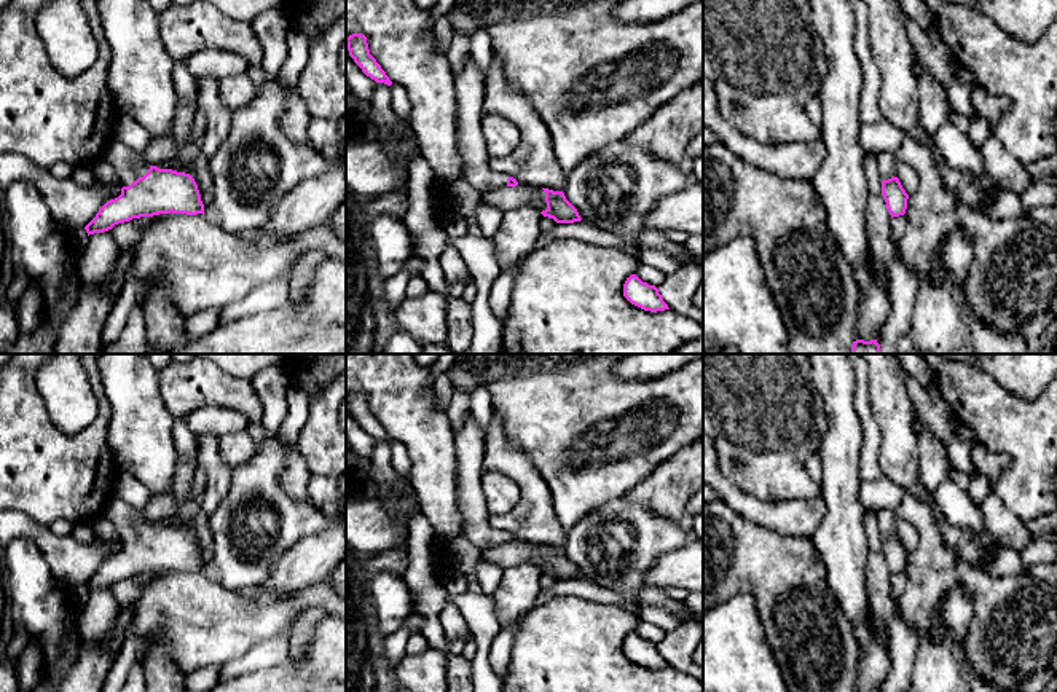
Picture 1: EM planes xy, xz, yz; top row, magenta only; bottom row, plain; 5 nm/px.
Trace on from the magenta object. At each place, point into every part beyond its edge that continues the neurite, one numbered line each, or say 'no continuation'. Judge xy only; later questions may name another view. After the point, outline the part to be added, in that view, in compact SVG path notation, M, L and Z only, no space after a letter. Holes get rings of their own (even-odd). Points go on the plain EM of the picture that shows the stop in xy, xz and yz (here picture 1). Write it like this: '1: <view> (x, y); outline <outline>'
1: xy (129, 522); outline M115 496L110 497L104 515L113 523L123 544L129 544L150 526L150 520L143 517L140 509Z

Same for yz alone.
1: yz (887, 522); outline M883 509L877 512L878 529L882 537L898 534L898 518L894 517L893 509Z

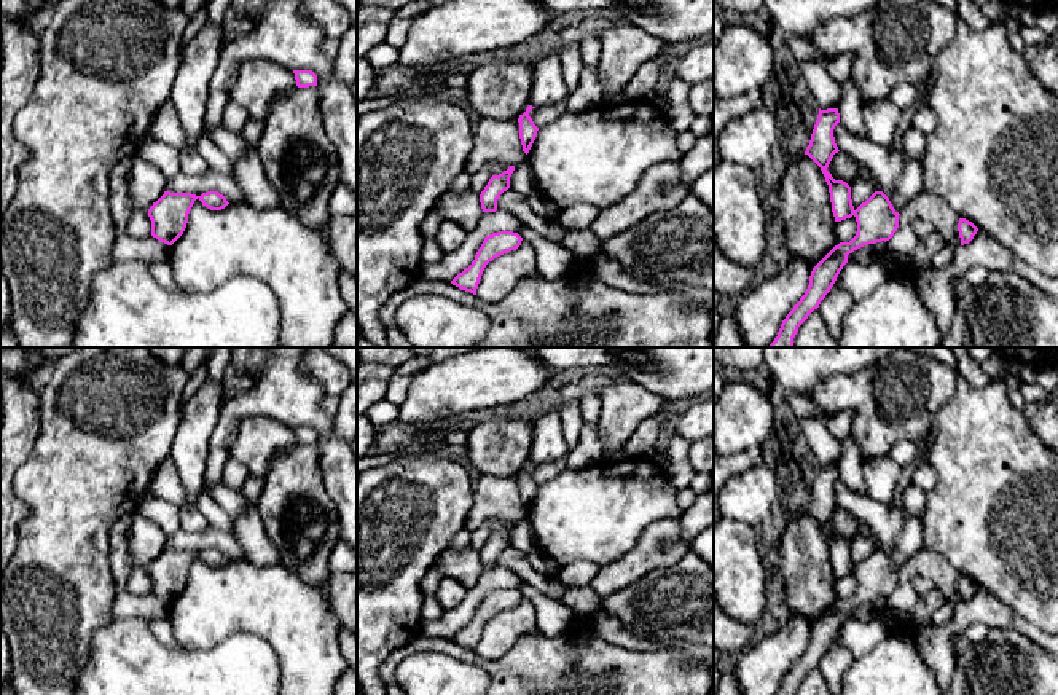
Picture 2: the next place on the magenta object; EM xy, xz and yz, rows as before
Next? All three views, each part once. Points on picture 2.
no continuation

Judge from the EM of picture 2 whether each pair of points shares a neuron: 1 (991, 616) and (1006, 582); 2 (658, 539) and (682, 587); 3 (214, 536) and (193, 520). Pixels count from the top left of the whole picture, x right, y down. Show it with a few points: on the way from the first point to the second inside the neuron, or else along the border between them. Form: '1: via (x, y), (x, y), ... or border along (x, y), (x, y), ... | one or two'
1: border along (979, 585), (1030, 620) | two
2: border along (689, 549), (677, 561), (652, 569), (638, 581) | two
3: border along (211, 525), (199, 531), (180, 530) | two

